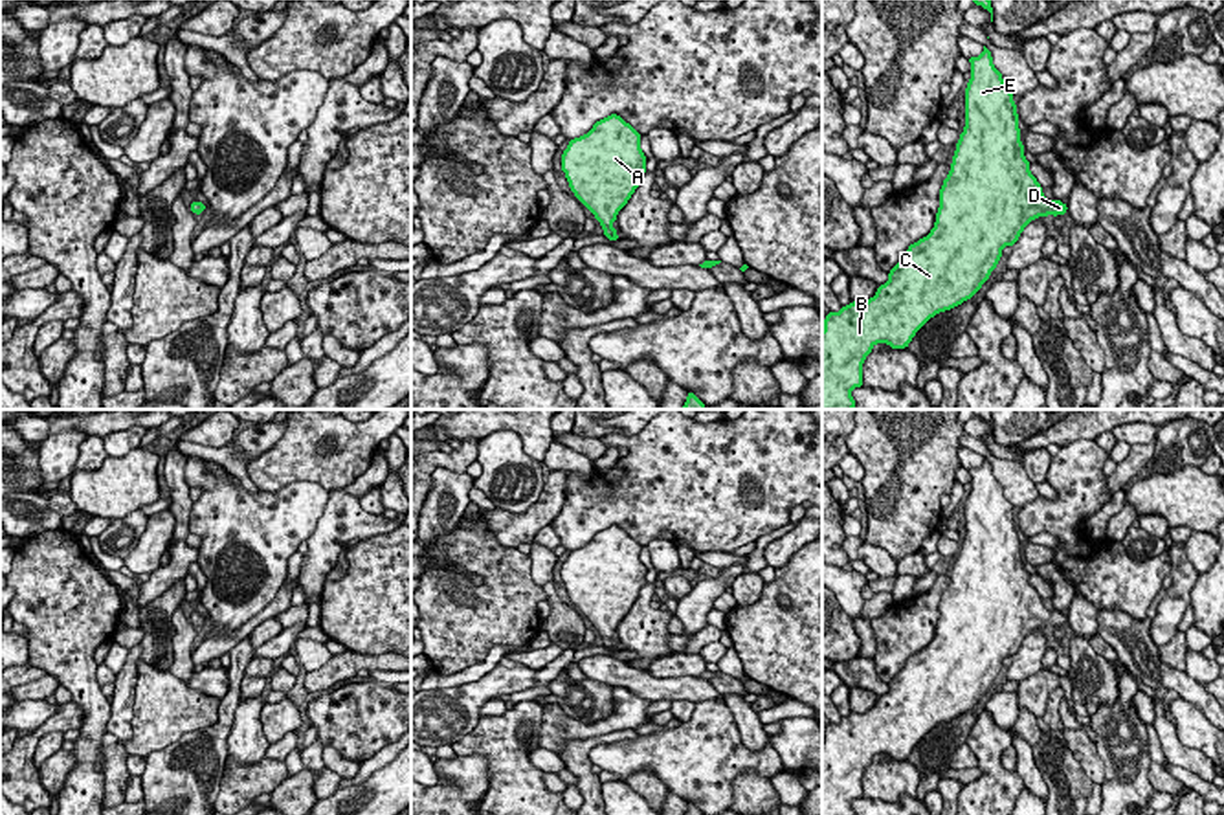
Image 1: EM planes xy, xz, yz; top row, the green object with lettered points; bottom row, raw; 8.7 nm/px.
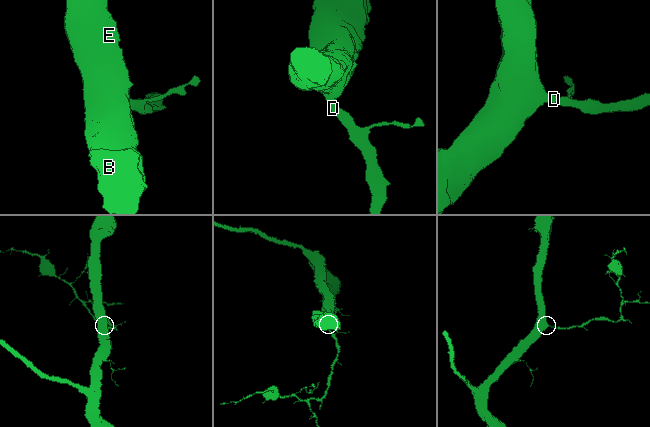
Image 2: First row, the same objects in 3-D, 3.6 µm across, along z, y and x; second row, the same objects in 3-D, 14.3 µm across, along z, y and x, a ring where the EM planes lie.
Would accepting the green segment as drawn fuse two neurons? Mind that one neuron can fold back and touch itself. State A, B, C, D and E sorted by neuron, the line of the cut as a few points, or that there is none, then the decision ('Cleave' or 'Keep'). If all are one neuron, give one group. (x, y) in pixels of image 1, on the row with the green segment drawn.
Groups: A B C D E. No split. Keep

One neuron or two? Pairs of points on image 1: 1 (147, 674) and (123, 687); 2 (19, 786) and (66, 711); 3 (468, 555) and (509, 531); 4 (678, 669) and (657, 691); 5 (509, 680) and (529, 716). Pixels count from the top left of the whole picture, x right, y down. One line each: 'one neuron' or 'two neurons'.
1: two neurons
2: one neuron
3: two neurons
4: two neurons
5: two neurons

